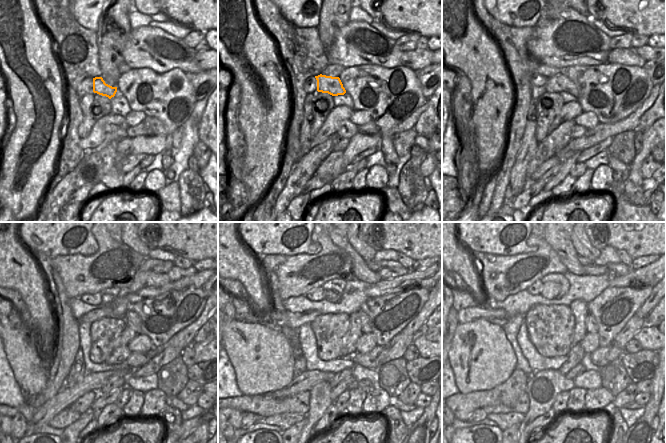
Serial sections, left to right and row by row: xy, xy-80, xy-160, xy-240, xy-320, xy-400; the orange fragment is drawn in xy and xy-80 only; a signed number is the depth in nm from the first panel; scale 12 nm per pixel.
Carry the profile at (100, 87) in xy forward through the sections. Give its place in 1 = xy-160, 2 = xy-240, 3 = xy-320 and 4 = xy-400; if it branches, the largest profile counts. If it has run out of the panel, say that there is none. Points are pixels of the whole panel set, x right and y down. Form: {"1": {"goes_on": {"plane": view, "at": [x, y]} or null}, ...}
{"1": {"goes_on": {"plane": "xy-160", "at": [559, 83]}}, "2": {"goes_on": {"plane": "xy-240", "at": [133, 320]}}, "3": {"goes_on": {"plane": "xy-320", "at": [364, 319]}}, "4": {"goes_on": {"plane": "xy-400", "at": [591, 325]}}}

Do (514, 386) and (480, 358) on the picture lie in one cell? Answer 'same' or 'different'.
different

